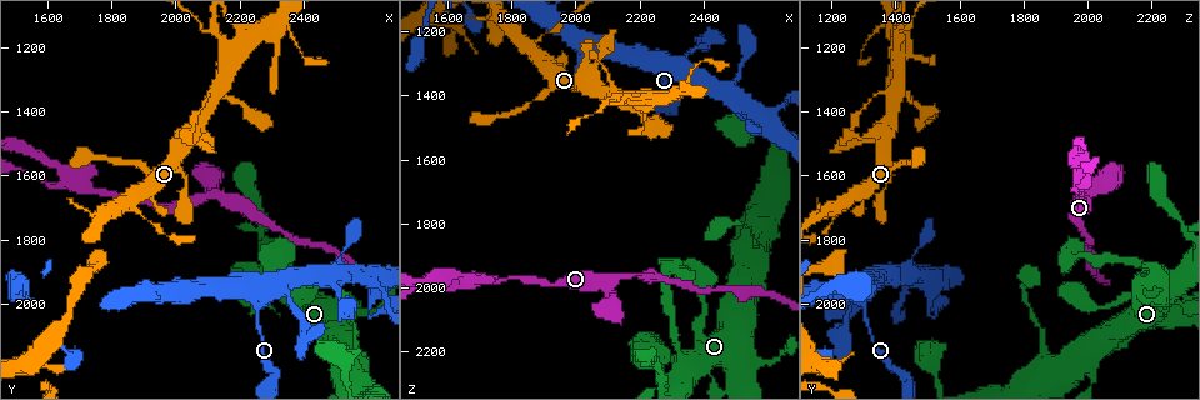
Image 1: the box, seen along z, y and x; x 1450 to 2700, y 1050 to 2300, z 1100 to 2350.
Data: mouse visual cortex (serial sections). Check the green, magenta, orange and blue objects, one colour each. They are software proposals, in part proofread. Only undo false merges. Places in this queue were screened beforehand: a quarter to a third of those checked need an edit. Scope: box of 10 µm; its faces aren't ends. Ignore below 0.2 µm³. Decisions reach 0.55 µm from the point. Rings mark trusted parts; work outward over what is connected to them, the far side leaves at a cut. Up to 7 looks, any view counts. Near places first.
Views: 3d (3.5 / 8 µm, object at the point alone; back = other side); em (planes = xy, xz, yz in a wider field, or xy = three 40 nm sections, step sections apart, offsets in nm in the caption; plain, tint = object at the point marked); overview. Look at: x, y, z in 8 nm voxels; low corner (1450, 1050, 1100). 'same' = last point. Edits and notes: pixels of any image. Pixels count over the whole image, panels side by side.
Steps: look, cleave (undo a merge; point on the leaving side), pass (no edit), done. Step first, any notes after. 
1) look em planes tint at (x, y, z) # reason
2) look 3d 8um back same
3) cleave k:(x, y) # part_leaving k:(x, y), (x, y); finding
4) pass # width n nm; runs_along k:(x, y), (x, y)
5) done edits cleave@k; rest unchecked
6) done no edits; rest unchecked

look 3d 3.5um back at (2600, 2040, 1510) # abrupt turn

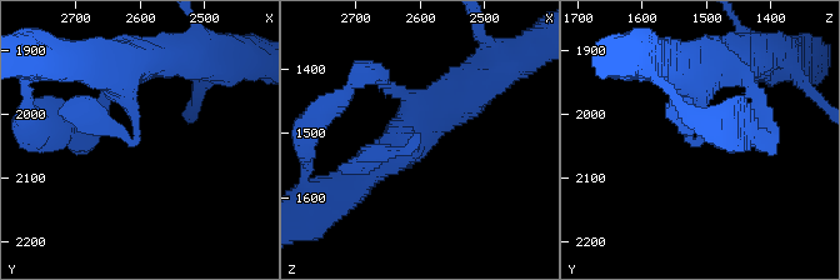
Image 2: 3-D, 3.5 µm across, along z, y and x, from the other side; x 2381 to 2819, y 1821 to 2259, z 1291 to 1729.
look em xy step 5 tint at (2605, 2025, 1505) # arm_widths 300, 500 nm

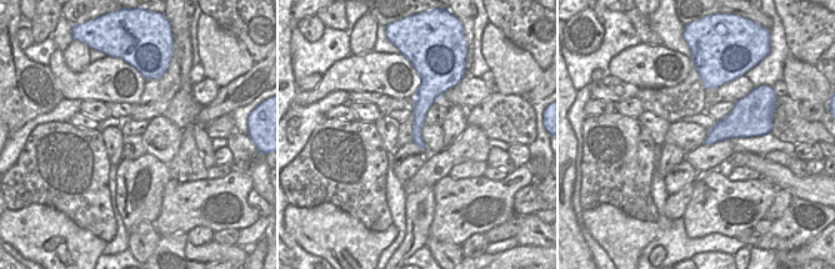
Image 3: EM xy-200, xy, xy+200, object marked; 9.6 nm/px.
pass # runs_along 3:(425, 76), (418, 124), (420, 143); continuous, no second cell

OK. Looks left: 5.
look 3d 3.5um at (2120, 1150, 1420) # branch point

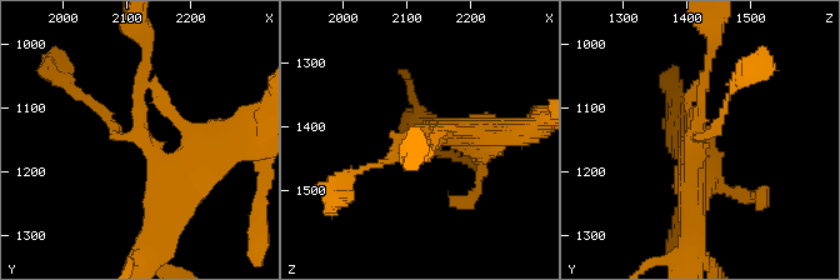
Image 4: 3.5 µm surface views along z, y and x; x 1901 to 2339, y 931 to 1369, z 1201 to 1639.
look em xy step 5 tint at (2115, 1150, 1410) # arms 3; arm_widths 100, 150, 400 nm; need the tissue

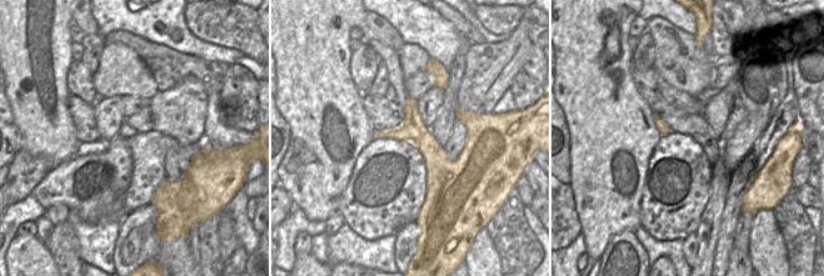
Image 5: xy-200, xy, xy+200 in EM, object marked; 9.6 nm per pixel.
look em xy step 2 tint same

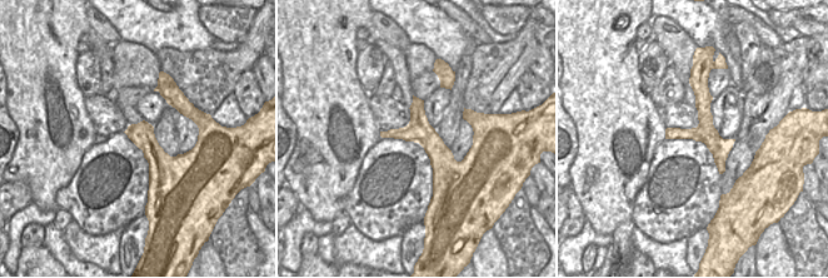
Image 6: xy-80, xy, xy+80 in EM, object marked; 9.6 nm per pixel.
pass # runs_along 4:(174, 204), (154, 150), (81, 96); one cell here

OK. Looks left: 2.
look 3d 3.5um at (1660, 1600, 1970) # a narrow waist

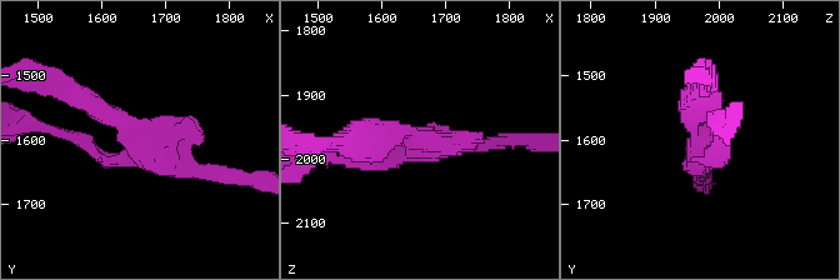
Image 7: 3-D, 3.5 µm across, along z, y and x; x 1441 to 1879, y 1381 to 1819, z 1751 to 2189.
look em xy step 1 tint at (1660, 1600, 1975) # shape alone is not enough

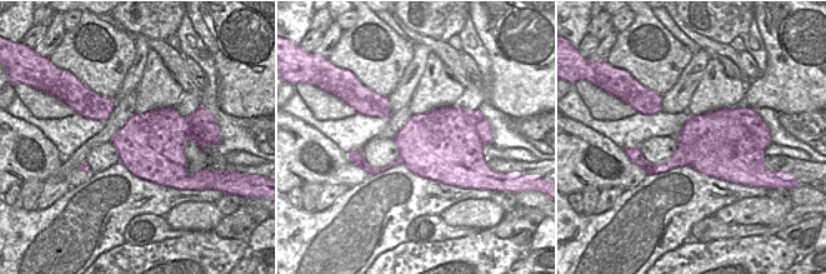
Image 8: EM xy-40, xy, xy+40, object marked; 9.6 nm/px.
cleave 7:(79, 139) # two cells meet here

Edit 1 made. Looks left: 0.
done edits cleave@7; rest unchecked

